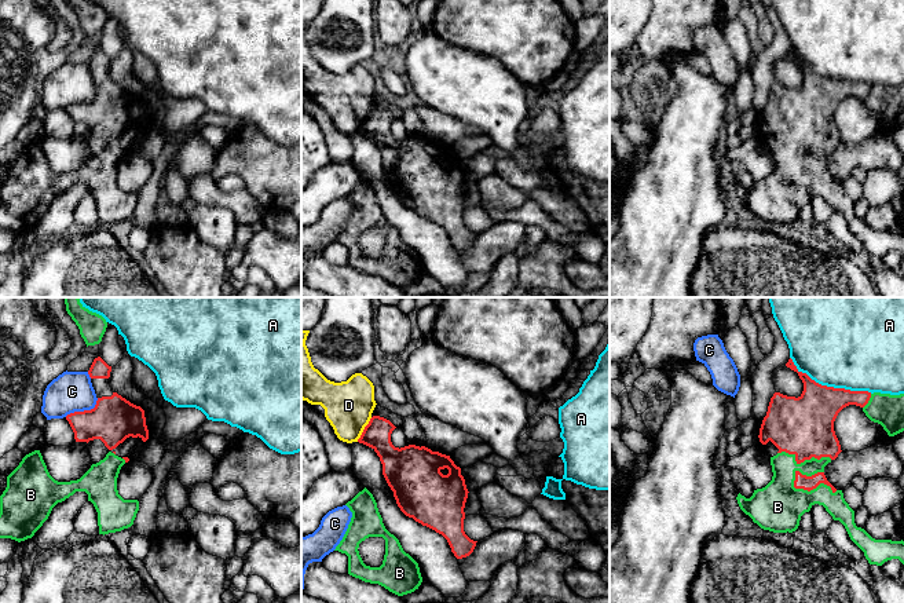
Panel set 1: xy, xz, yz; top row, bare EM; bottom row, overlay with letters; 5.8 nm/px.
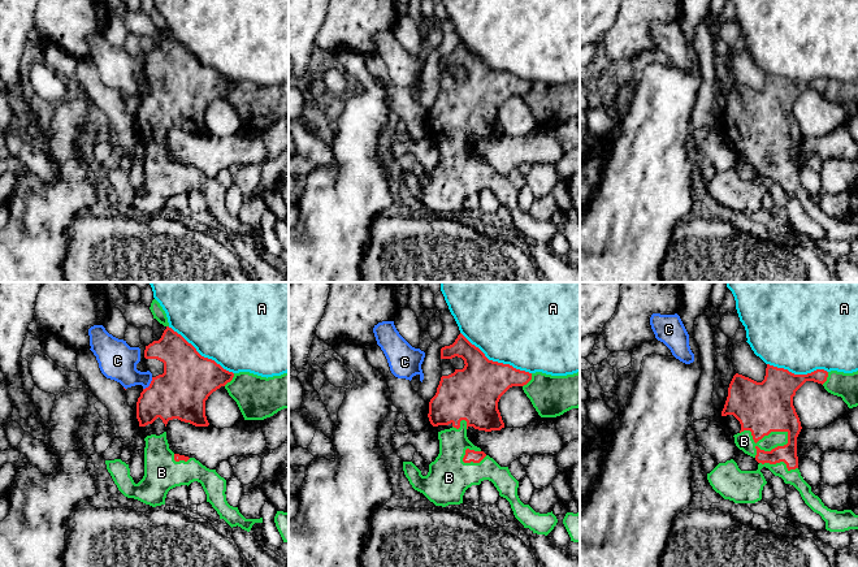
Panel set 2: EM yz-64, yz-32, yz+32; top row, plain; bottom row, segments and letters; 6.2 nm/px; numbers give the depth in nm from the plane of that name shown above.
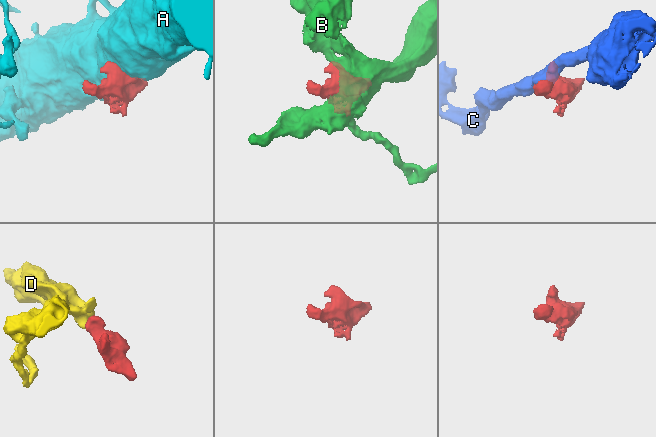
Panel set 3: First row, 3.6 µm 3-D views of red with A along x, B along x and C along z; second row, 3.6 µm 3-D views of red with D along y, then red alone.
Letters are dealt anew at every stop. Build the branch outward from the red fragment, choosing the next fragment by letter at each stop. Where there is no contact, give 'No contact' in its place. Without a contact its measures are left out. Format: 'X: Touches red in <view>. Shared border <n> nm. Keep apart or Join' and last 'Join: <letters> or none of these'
A: Touches red in yz. Shared border 500 nm. Keep apart
B: Touches red in yz. Shared border 280 nm. Join
C: Touches red in xy. Shared border 220 nm. Keep apart
D: Touches red in xz. Shared border 170 nm. Keep apart
Join: B

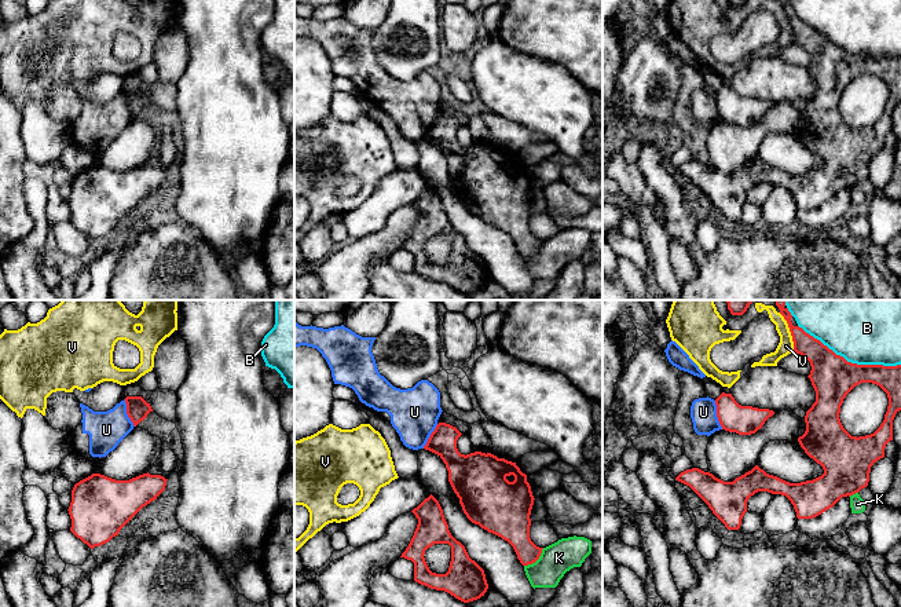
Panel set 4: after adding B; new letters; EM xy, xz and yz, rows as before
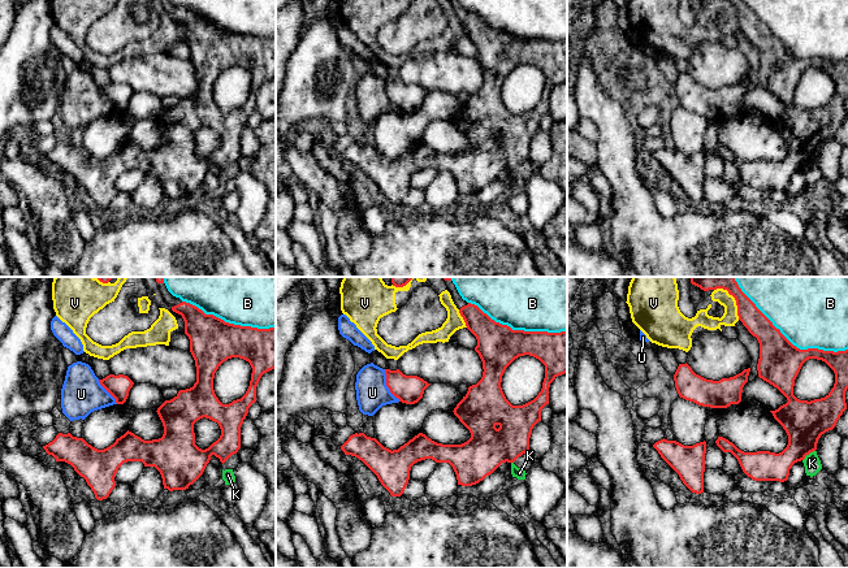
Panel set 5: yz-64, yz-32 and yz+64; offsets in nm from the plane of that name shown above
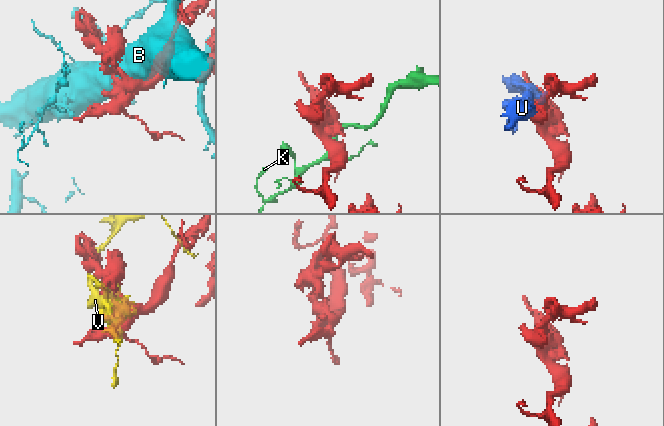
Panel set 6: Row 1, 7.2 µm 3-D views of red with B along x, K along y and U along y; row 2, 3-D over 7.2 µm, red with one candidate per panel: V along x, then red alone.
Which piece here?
B: Touches red in yz. Shared border 650 nm. Keep apart
K: Touches red in xz. Shared border 160 nm. Keep apart
U: Touches red in yz. Shared border 180 nm. Keep apart
V: Touches red in yz. Shared border 240 nm. Keep apart
Join: none of these

